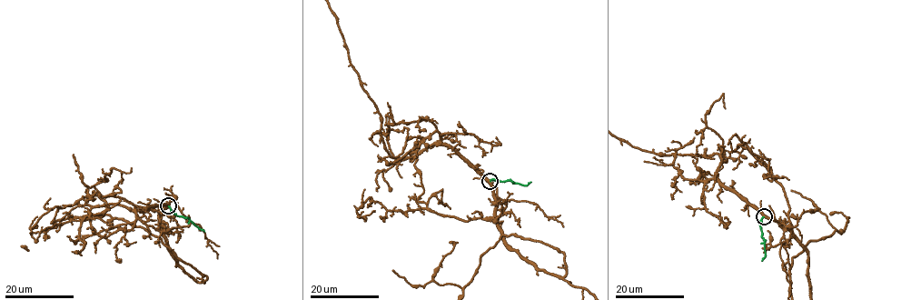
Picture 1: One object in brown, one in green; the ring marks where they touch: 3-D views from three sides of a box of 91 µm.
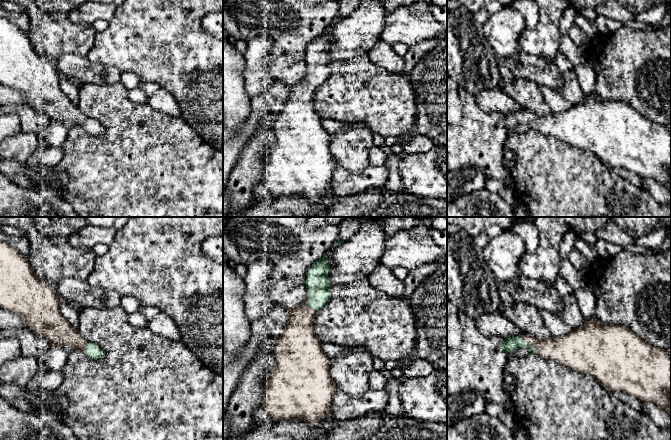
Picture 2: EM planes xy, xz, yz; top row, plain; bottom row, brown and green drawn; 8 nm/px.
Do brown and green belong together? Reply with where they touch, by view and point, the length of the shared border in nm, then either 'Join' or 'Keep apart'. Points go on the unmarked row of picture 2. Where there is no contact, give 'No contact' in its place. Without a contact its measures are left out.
Touches brown at yz (530, 121). Shared border 220 nm. Join

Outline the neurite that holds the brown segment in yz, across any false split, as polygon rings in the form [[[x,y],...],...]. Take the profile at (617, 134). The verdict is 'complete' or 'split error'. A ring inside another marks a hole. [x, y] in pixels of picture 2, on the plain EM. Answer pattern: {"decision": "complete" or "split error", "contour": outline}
{"decision": "split error", "contour": [[[595,92],[585,93],[583,103],[573,104],[564,112],[541,116],[521,110],[506,114],[500,121],[500,127],[508,131],[519,124],[589,150],[608,167],[625,168],[644,178],[654,179],[671,190],[671,134],[666,126],[648,120],[626,102],[606,101],[600,99]]]}

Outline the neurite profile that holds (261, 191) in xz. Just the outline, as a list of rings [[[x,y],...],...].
[[[260,183],[255,187],[255,195],[259,198],[265,199],[270,197],[270,192],[263,183]]]

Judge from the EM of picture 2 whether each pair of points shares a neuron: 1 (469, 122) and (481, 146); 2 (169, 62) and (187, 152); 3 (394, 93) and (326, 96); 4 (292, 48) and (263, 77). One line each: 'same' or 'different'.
1: same
2: different
3: same
4: different

